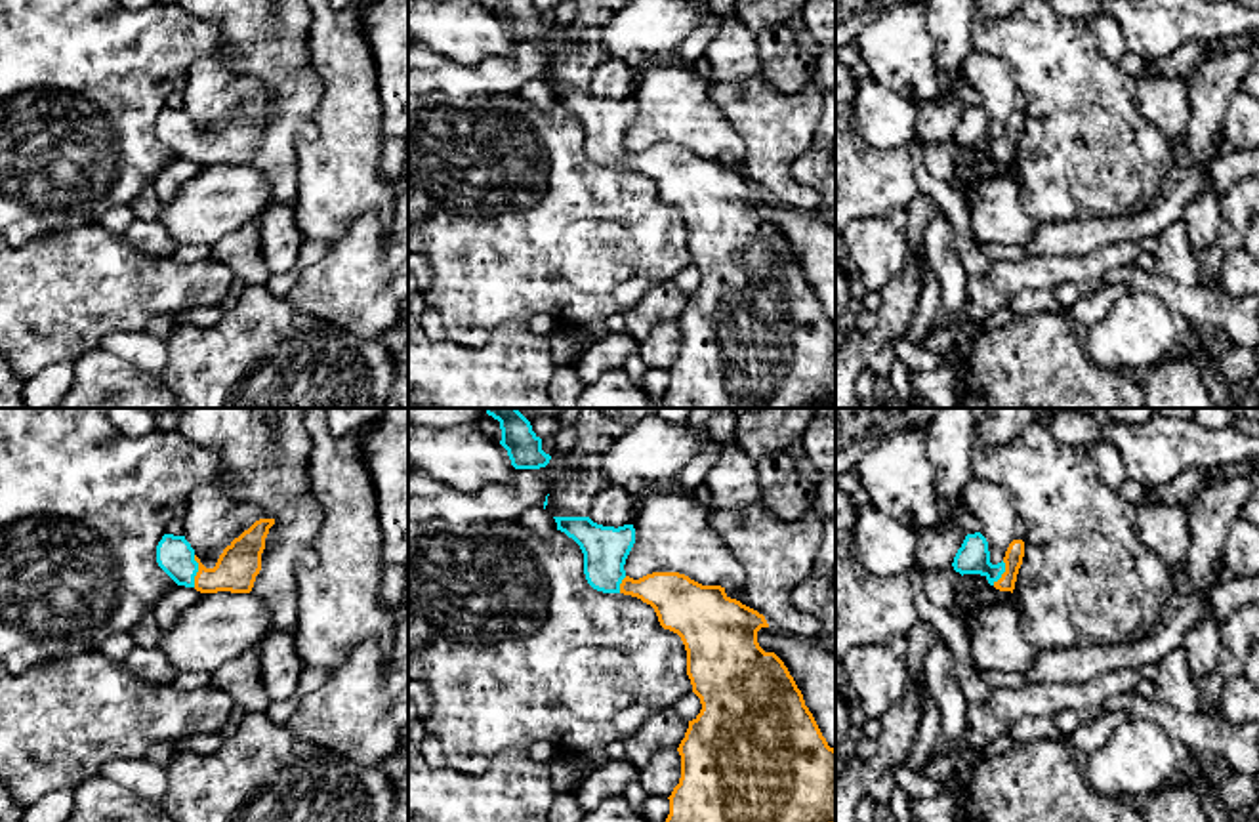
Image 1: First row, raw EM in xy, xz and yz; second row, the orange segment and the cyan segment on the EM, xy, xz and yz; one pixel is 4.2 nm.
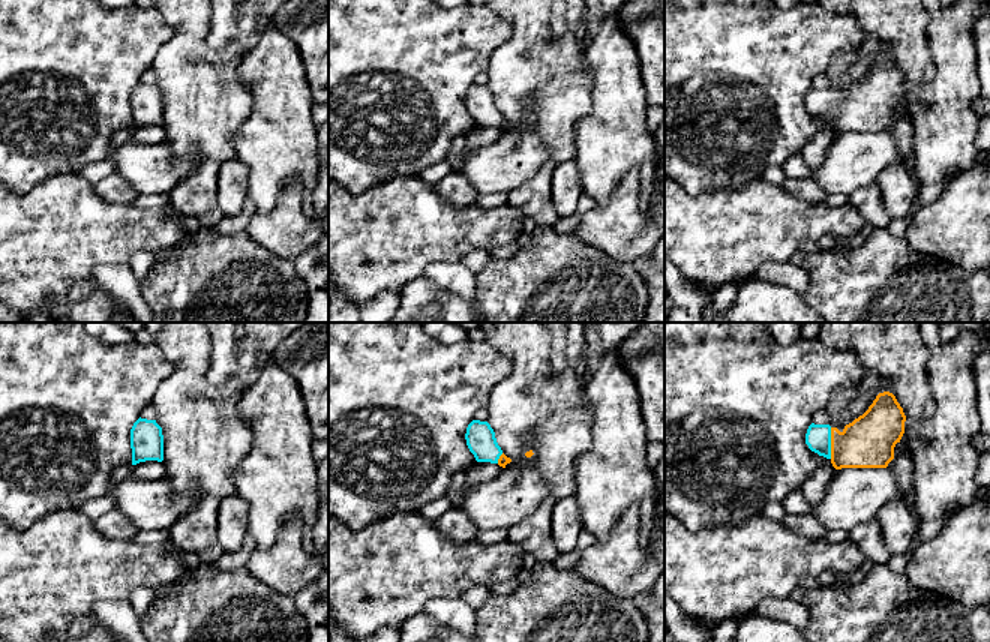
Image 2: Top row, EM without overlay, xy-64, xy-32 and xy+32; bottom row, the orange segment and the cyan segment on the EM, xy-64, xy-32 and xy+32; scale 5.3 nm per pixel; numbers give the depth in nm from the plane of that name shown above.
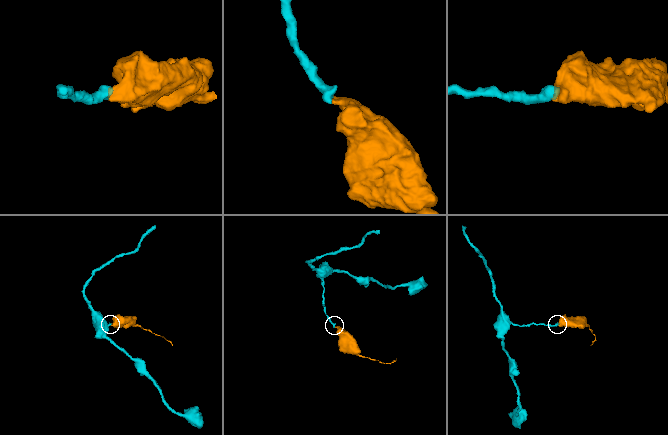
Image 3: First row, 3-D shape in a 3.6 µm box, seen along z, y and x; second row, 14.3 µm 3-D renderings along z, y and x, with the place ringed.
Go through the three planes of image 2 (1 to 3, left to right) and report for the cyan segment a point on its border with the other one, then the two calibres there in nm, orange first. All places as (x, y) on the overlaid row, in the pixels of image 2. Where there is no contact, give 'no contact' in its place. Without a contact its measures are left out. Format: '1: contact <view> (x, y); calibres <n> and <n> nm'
1: no contact
2: contact xy-32 (500, 458); calibres 60 and 160 nm
3: contact xy+32 (831, 443); calibres 280 and 140 nm

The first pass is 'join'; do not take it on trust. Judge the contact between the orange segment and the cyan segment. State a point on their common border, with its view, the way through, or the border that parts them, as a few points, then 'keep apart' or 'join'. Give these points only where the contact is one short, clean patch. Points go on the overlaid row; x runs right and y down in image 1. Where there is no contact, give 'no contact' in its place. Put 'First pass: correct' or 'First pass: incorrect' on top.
First pass: correct
xy (199, 571) | across xy (237, 567), (229, 575), (199, 571), (189, 571), (176, 557) | join

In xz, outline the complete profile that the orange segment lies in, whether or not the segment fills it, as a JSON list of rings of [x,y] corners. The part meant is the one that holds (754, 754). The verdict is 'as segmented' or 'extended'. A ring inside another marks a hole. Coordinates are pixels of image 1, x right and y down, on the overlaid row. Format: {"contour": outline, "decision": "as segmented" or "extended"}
{"contour": [[[553,517],[557,530],[572,538],[584,553],[584,574],[588,584],[603,593],[624,593],[641,599],[650,605],[658,616],[658,622],[664,629],[677,633],[687,650],[687,675],[692,685],[692,692],[700,698],[700,713],[689,721],[685,738],[681,740],[677,751],[681,755],[681,778],[673,788],[670,799],[670,814],[666,822],[836,822],[836,750],[828,746],[822,736],[813,713],[805,706],[803,694],[797,688],[794,677],[790,675],[784,662],[774,652],[765,652],[757,643],[757,631],[769,627],[763,614],[742,605],[736,599],[731,599],[721,586],[702,586],[679,572],[652,572],[639,580],[633,580],[626,574],[624,565],[635,544],[633,524],[624,526],[603,526],[593,523],[589,517]]], "decision": "extended"}

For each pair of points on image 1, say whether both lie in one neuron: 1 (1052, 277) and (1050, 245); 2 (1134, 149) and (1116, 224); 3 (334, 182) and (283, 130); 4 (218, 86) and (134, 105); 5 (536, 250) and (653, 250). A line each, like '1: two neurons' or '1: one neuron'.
1: two neurons
2: two neurons
3: two neurons
4: two neurons
5: one neuron

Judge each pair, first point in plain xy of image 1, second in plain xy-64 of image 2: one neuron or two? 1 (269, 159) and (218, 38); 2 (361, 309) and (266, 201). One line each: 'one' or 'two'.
1: two
2: two

